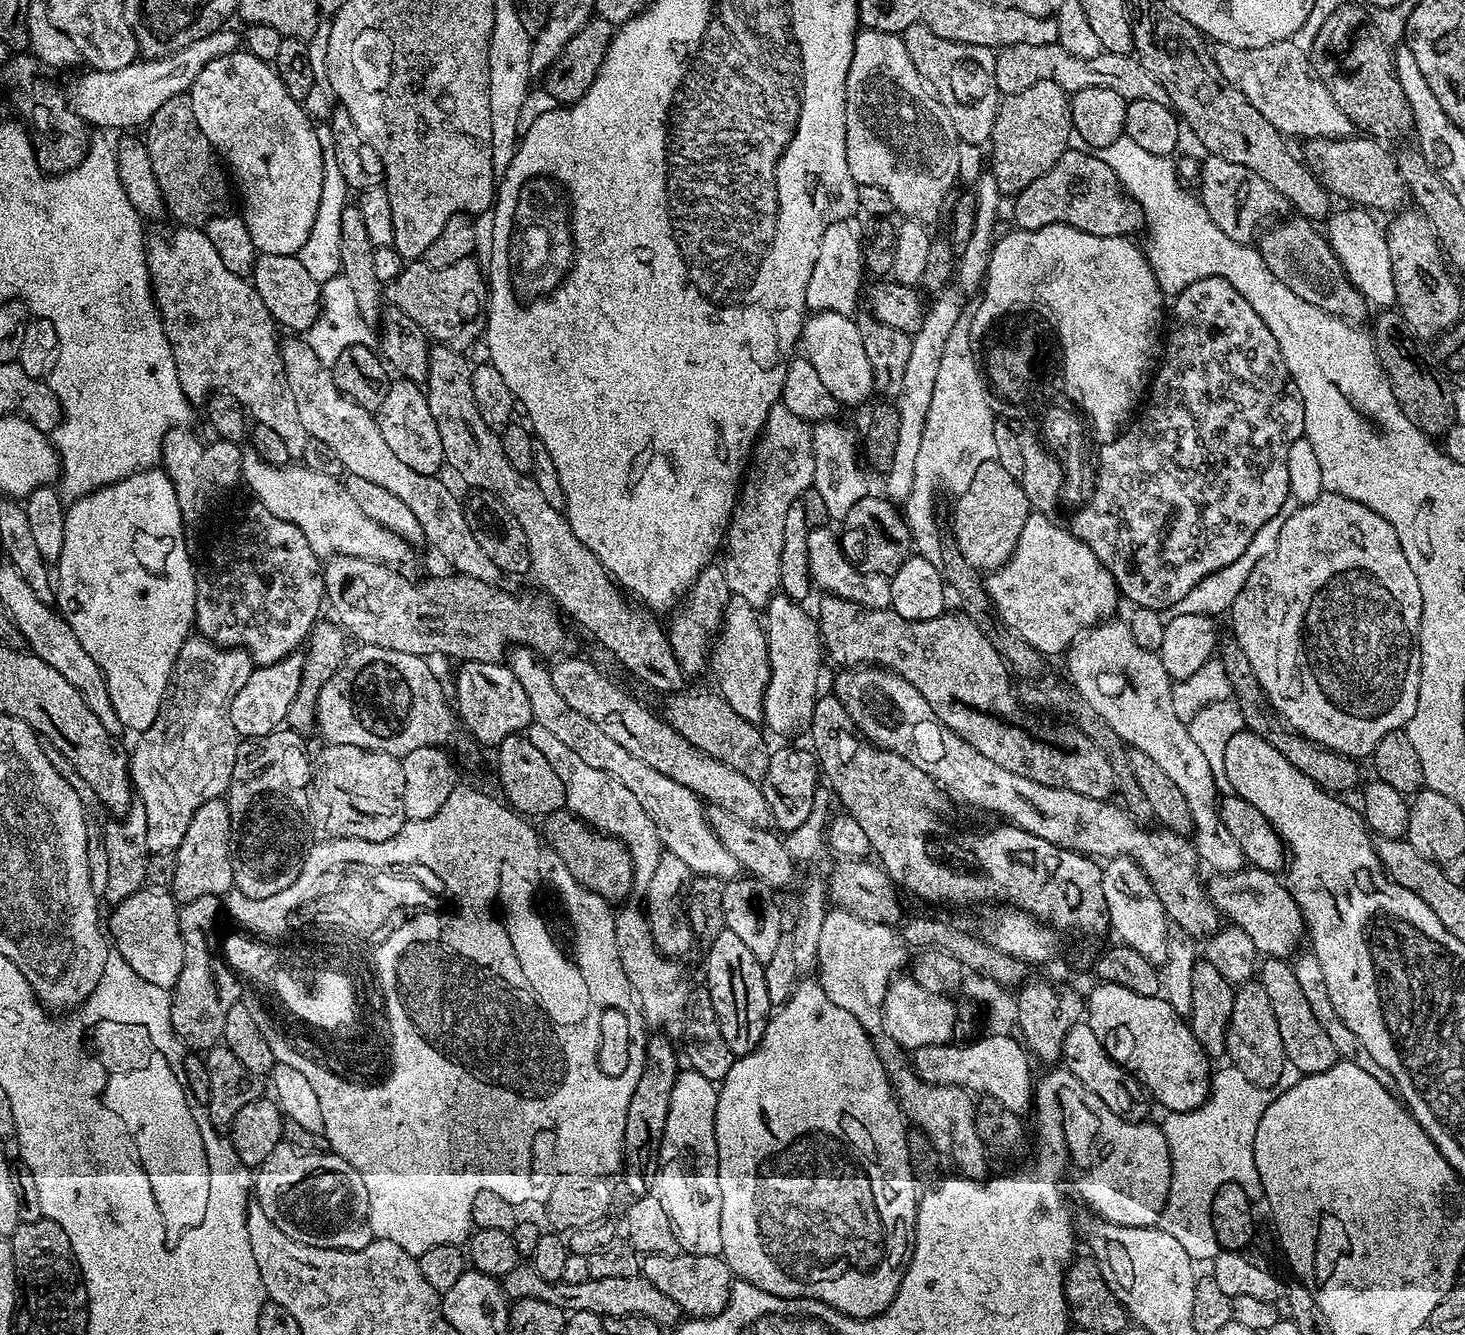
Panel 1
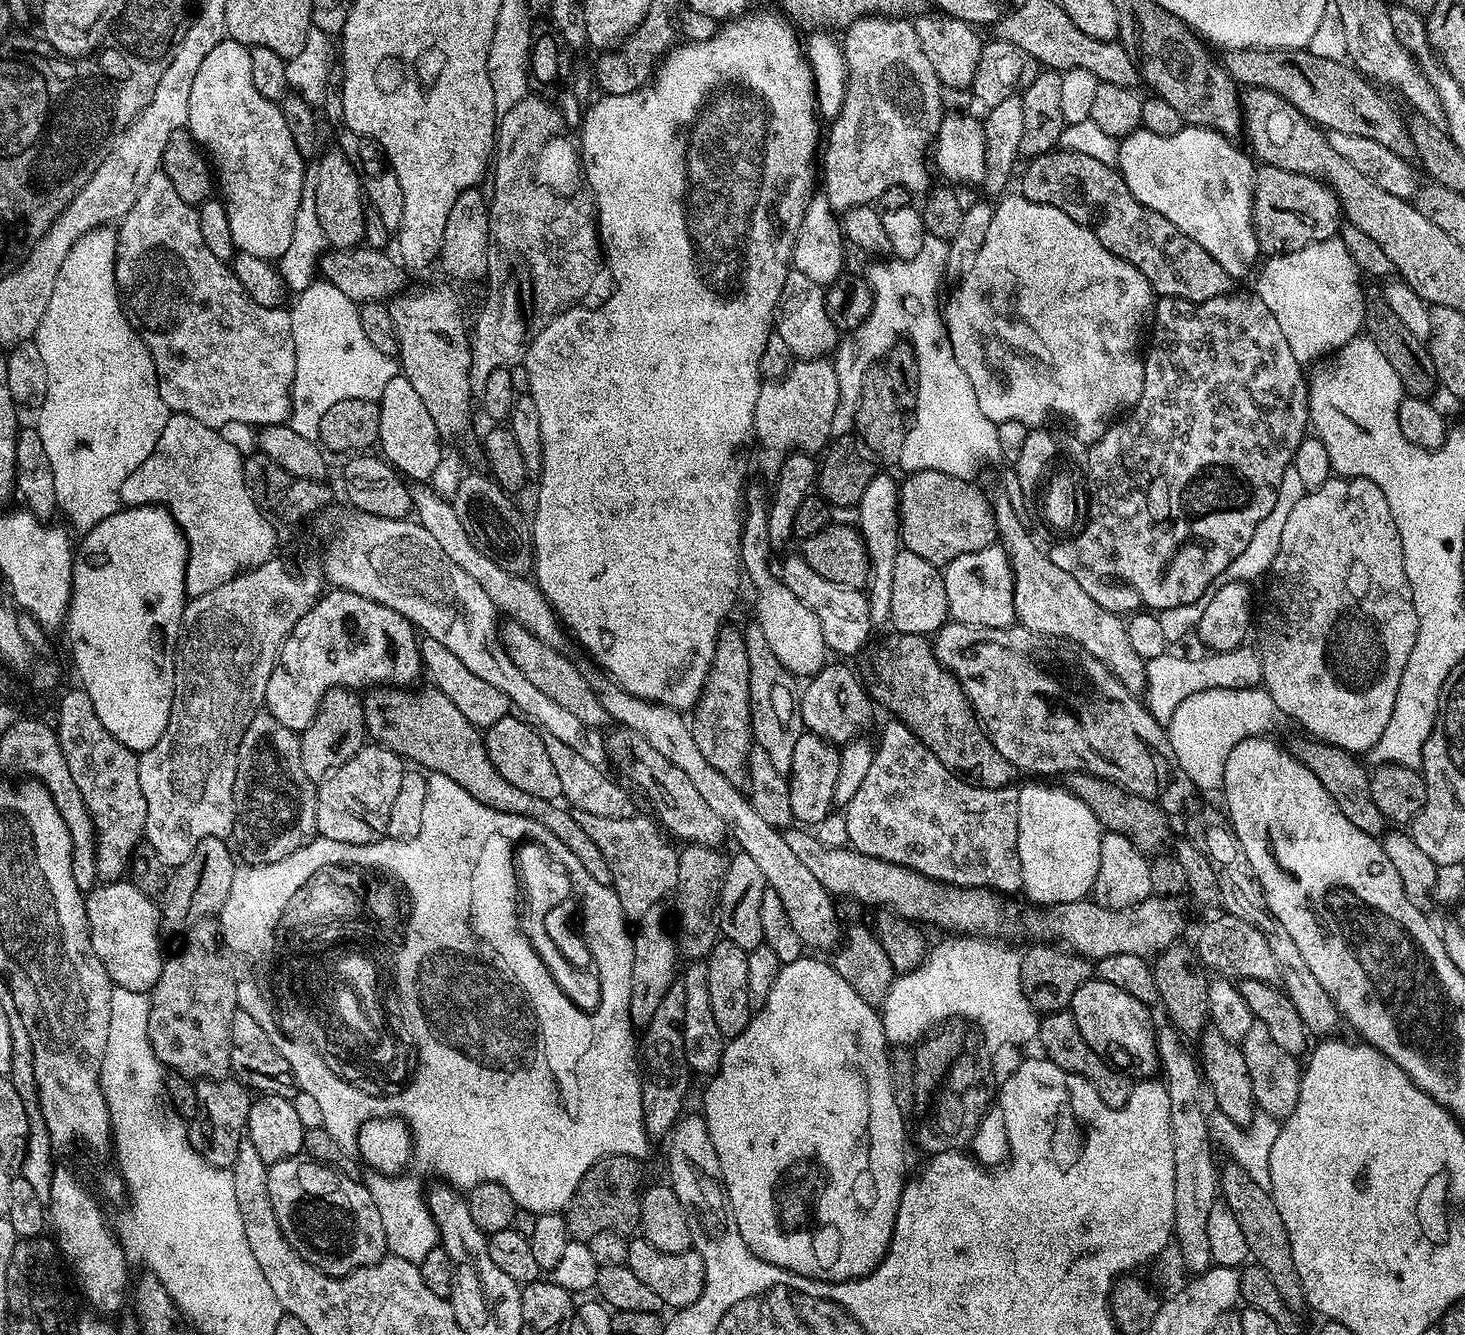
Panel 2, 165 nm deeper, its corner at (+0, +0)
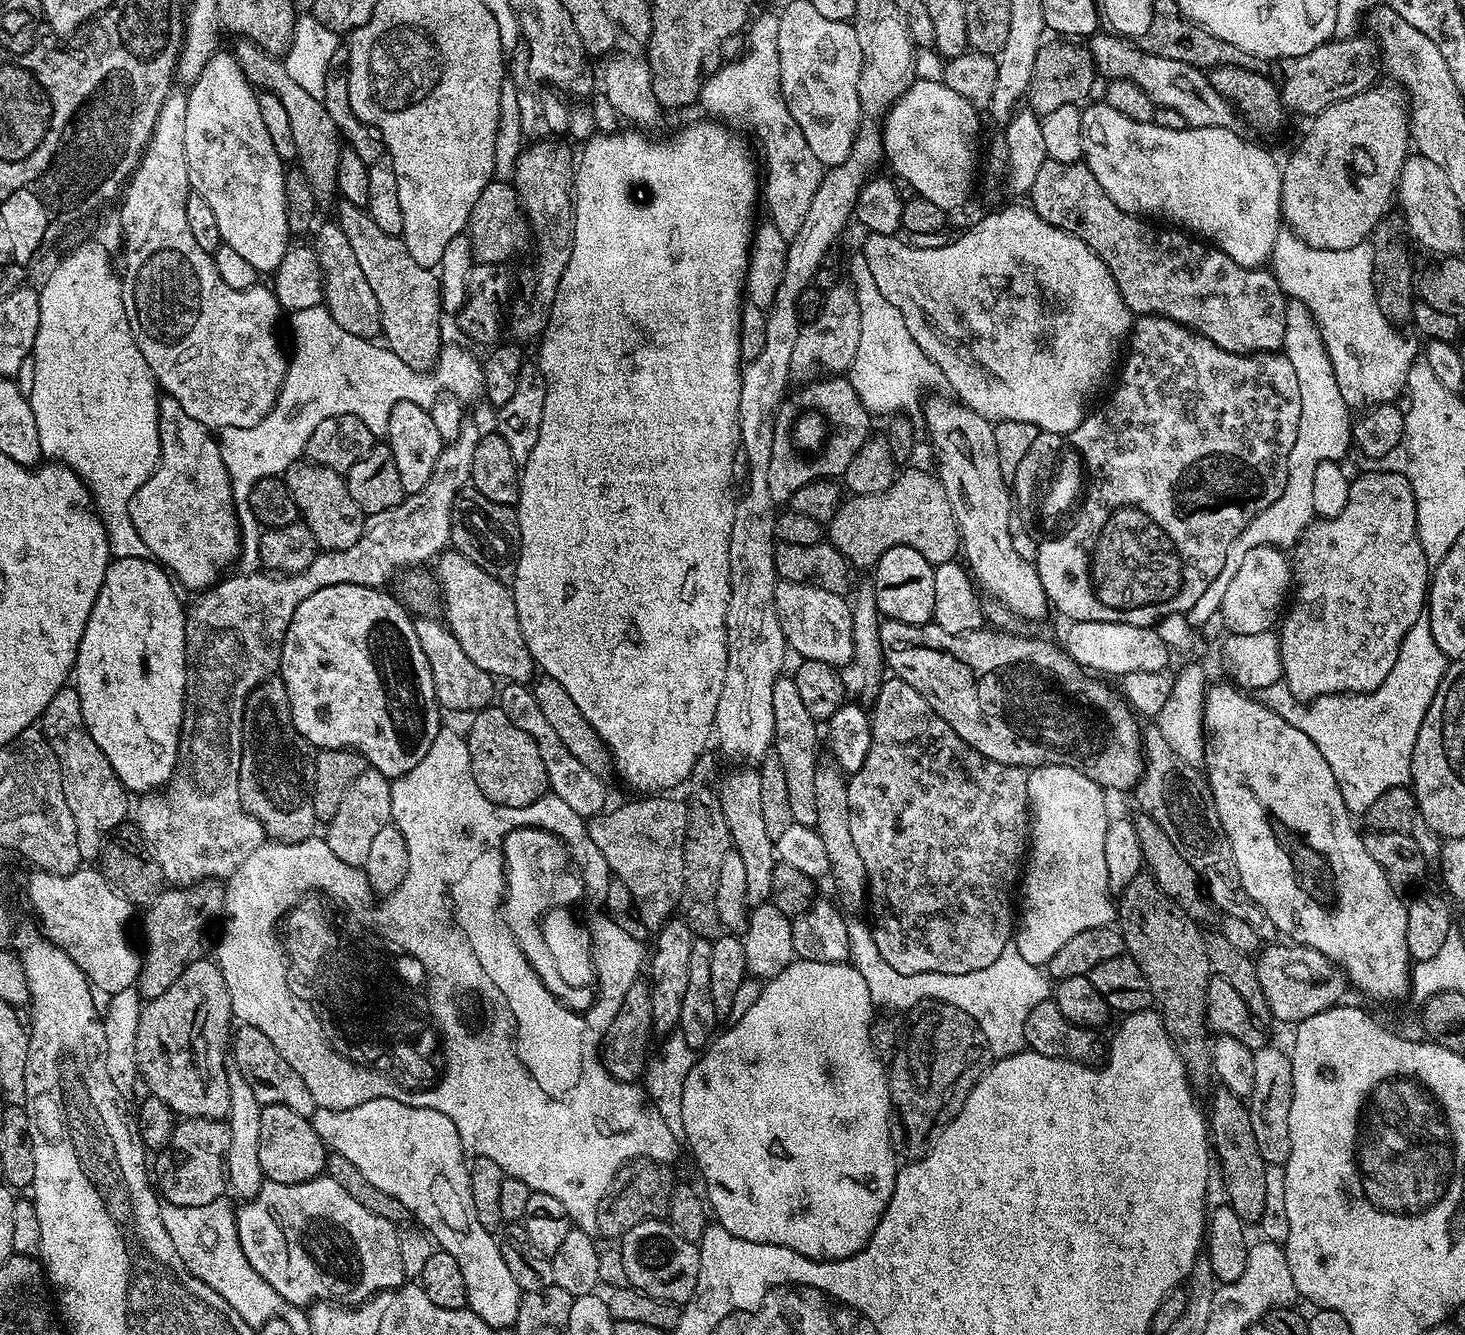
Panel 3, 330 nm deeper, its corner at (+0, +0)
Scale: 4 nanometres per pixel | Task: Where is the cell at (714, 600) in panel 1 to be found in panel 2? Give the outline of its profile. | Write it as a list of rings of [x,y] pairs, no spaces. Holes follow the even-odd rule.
[[[732,622],[725,623],[720,629],[716,645],[714,646],[714,658],[708,671],[708,677],[704,683],[702,694],[698,698],[694,711],[690,716],[690,727],[694,734],[694,742],[698,742],[698,750],[706,757],[706,762],[718,770],[735,788],[743,789],[748,784],[748,755],[754,746],[752,738],[752,719],[750,718],[750,662],[746,658],[746,644],[744,633]]]

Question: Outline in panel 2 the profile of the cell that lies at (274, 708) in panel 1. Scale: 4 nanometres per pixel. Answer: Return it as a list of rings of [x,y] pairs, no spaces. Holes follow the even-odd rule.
[[[328,590],[313,608],[298,618],[294,630],[288,632],[280,648],[280,657],[270,674],[270,682],[266,682],[262,704],[267,712],[278,718],[278,722],[282,722],[282,726],[299,734],[306,730],[306,726],[310,726],[322,698],[331,688],[368,690],[373,686],[395,686],[407,689],[415,685],[412,683],[419,676],[422,676],[420,640],[417,629],[406,617],[370,598],[362,598],[362,594]]]

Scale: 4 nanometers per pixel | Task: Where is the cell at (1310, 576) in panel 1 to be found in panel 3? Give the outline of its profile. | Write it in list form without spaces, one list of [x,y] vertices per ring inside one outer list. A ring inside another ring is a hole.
[[[1385,470],[1385,472],[1364,472],[1355,477],[1350,486],[1350,498],[1346,502],[1346,510],[1331,518],[1320,518],[1308,525],[1308,529],[1300,535],[1294,545],[1292,570],[1294,573],[1294,599],[1287,609],[1279,629],[1280,649],[1282,650],[1282,666],[1284,667],[1283,683],[1288,685],[1295,696],[1302,701],[1317,700],[1320,696],[1337,697],[1354,692],[1373,692],[1382,682],[1386,682],[1386,674],[1394,670],[1394,662],[1398,658],[1398,650],[1406,638],[1406,634],[1425,615],[1430,583],[1430,565],[1422,548],[1422,542],[1416,533],[1416,499],[1410,482],[1401,472]]]

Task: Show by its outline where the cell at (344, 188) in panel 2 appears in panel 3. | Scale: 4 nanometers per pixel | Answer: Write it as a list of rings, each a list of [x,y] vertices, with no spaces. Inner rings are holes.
[[[243,38],[235,41],[234,55],[238,66],[246,74],[246,78],[252,83],[253,88],[272,92],[282,102],[286,109],[286,115],[290,118],[290,127],[294,133],[294,146],[296,147],[296,160],[298,167],[308,179],[310,190],[316,199],[317,209],[331,209],[332,196],[336,192],[336,175],[338,174],[338,158],[342,147],[342,137],[338,126],[334,126],[334,118],[326,114],[326,106],[323,99],[314,98],[306,94],[305,90],[297,85],[286,72],[283,59],[277,58],[265,48],[250,43]]]

